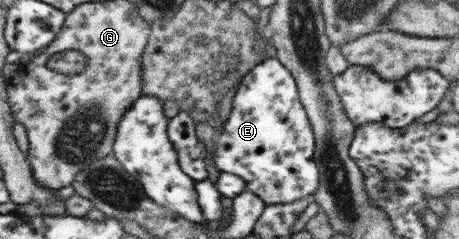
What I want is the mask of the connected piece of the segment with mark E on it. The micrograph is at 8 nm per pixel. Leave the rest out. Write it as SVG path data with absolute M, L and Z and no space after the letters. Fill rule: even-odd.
M277 58L264 59L240 82L224 130L213 154L220 172L231 172L241 177L246 189L262 198L265 204L284 204L316 193L319 186L318 165L314 162L315 138L304 105L298 96L298 87L290 71Z

